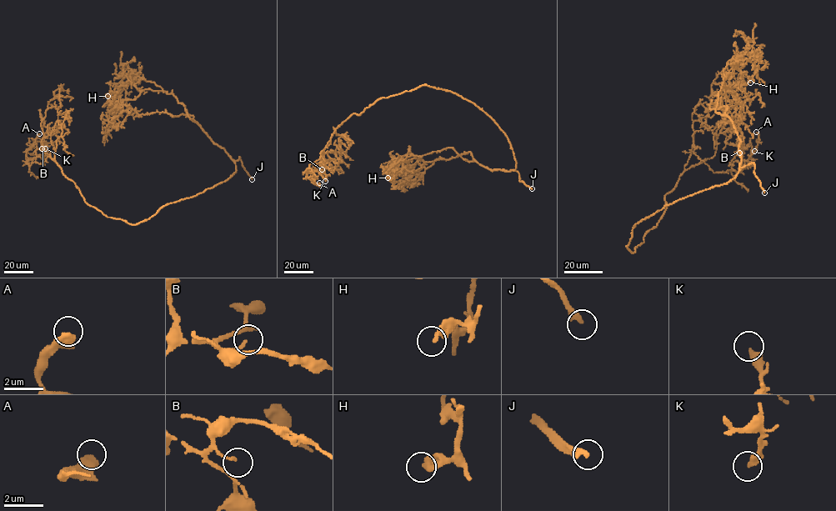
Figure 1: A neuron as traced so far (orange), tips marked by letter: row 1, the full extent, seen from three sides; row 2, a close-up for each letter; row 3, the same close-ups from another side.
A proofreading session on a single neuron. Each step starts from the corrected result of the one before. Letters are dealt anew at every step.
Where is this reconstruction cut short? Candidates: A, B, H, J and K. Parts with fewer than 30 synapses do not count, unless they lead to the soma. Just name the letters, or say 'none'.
J

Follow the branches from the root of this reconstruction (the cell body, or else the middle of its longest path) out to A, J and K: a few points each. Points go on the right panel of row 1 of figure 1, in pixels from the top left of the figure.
A: (651, 216), (633, 227), (631, 252), (685, 170), (704, 162), (734, 176), (756, 132)
J: (651, 216), (679, 199), (727, 183), (740, 168), (753, 162), (754, 174), (764, 192)
K: (651, 216), (633, 227), (631, 252), (657, 226), (665, 196), (685, 170), (704, 162), (734, 176), (754, 151)

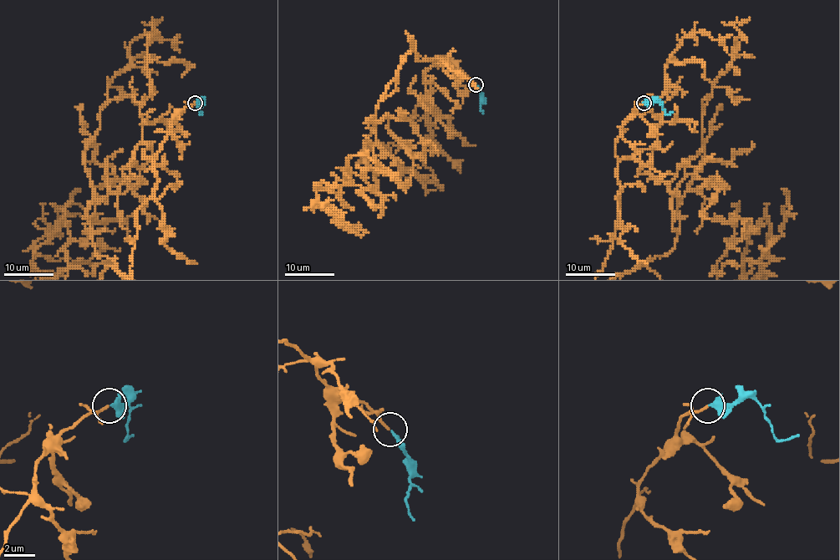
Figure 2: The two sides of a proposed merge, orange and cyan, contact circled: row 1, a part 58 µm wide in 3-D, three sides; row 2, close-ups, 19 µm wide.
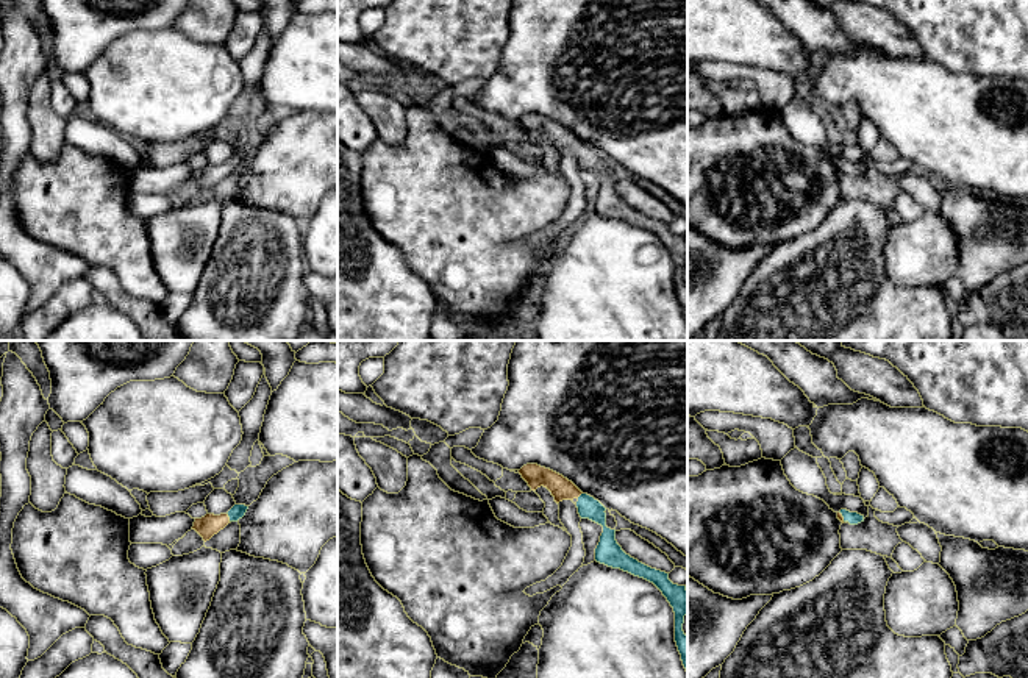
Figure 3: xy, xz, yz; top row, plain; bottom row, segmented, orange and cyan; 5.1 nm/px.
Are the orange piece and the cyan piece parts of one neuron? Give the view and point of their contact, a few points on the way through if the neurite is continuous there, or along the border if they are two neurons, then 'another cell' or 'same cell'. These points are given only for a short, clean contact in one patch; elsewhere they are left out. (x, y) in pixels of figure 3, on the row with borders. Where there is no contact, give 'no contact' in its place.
contact xy (228, 517); way xy (207, 527), (228, 517), (238, 511); same cell

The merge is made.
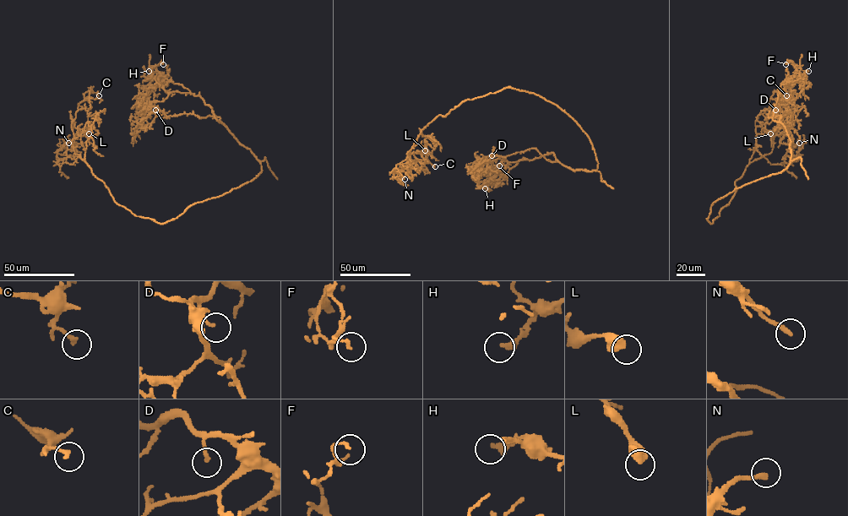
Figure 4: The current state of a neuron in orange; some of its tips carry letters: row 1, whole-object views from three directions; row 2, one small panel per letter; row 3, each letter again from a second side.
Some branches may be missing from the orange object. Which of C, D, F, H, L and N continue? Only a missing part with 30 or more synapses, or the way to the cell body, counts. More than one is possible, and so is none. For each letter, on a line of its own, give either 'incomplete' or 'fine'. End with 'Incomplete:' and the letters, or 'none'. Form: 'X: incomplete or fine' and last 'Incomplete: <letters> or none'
C: fine
D: fine
F: fine
H: fine
L: fine
N: fine
Incomplete: none

